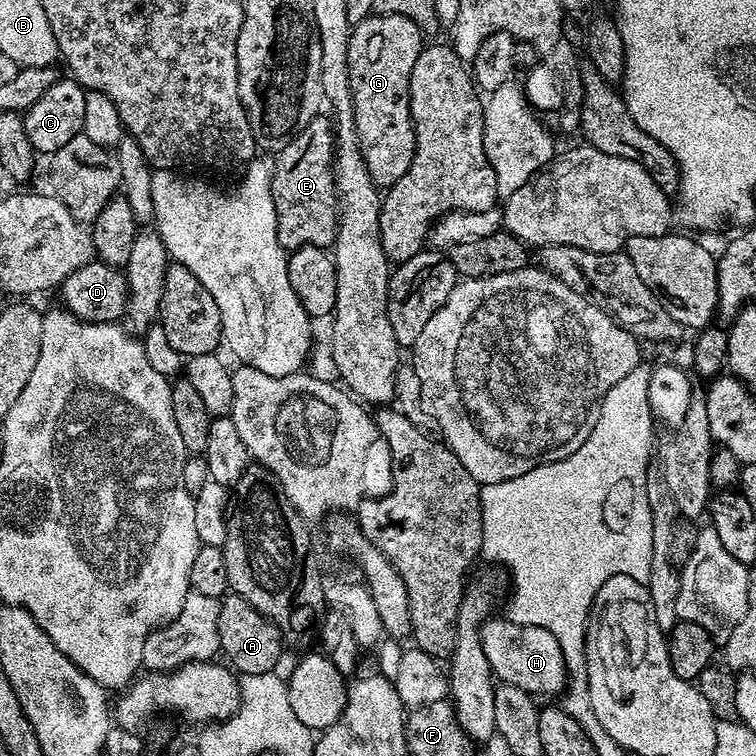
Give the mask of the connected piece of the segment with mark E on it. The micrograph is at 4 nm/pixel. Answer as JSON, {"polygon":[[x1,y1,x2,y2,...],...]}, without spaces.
{"polygon":[[322,118,311,120,306,131,291,144,285,144,279,153,280,161,272,168,272,197,276,211,278,242,289,253,299,248,314,246,325,250,336,243,338,233,338,191,334,179,334,144,330,139,330,126]]}

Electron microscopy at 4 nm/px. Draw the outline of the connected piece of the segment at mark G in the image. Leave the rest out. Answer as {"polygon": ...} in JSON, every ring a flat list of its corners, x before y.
{"polygon":[[373,14,355,25,348,43,348,69,350,70,350,86,352,101,356,115,356,133,360,139,360,150,368,168,370,178,377,186,391,186,406,174,416,149,416,135,412,129,412,116,408,112,408,83,414,70,414,62,420,57,421,25,405,16,382,16]]}

